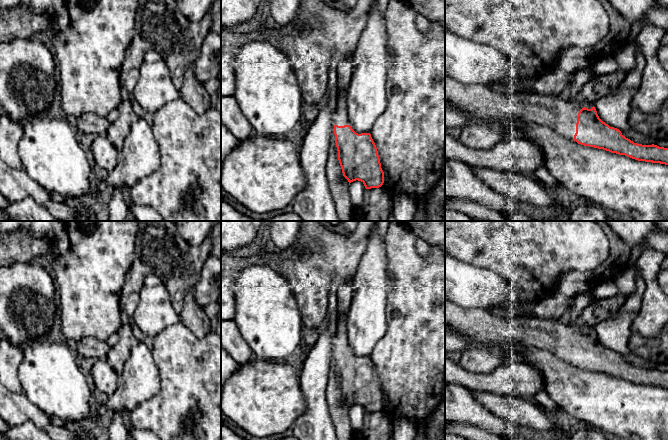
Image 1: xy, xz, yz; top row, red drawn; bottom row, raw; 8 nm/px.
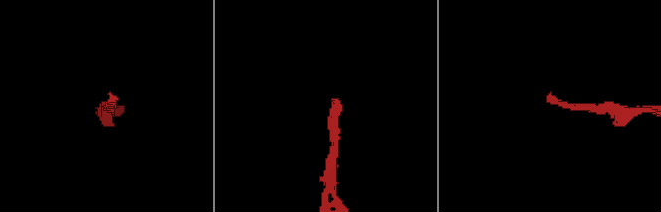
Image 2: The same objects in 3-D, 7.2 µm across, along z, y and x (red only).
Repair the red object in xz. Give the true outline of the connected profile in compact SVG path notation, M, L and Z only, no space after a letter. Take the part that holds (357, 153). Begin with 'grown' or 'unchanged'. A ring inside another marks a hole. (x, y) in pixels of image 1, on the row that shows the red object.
grown; M341 91L333 115L335 143L343 176L349 185L361 181L366 189L379 188L384 172L370 133L356 133L350 126L346 91Z

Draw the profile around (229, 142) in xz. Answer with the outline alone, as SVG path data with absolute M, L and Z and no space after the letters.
M221 123L221 164L225 157L239 145L239 142L240 140Z

